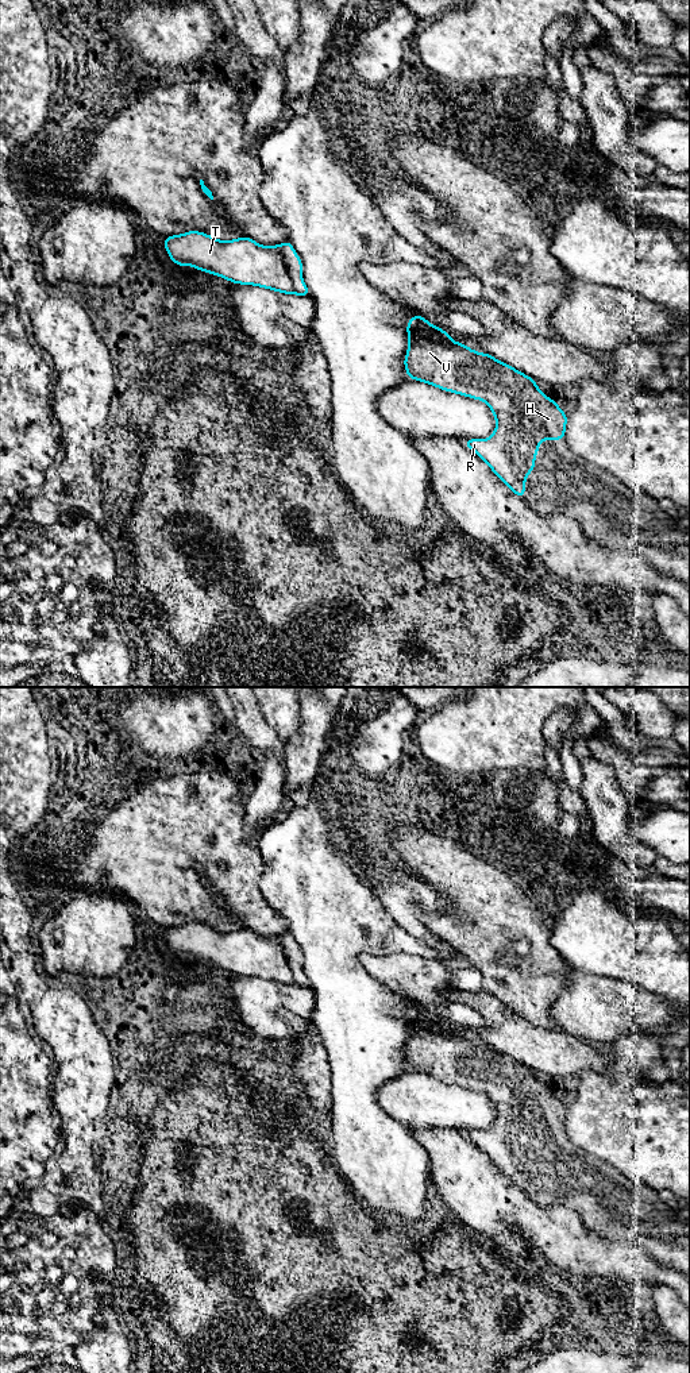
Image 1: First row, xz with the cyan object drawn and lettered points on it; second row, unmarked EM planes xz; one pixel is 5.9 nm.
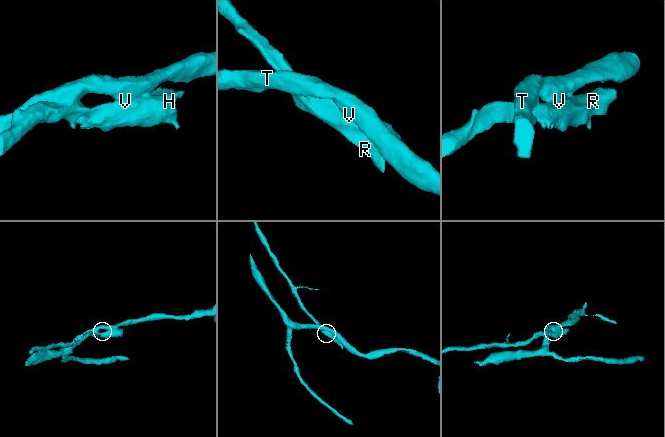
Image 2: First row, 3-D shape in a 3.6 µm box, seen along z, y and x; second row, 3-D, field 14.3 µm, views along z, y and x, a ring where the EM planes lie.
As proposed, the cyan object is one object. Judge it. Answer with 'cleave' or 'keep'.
cleave

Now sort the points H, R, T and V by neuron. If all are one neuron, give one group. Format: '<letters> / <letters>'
H R V / T

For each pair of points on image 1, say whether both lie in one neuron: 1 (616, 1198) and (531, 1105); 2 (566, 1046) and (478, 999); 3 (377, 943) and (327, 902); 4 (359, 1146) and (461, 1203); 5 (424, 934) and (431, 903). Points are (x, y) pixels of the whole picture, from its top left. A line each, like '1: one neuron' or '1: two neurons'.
1: one neuron
2: one neuron
3: one neuron
4: two neurons
5: one neuron

